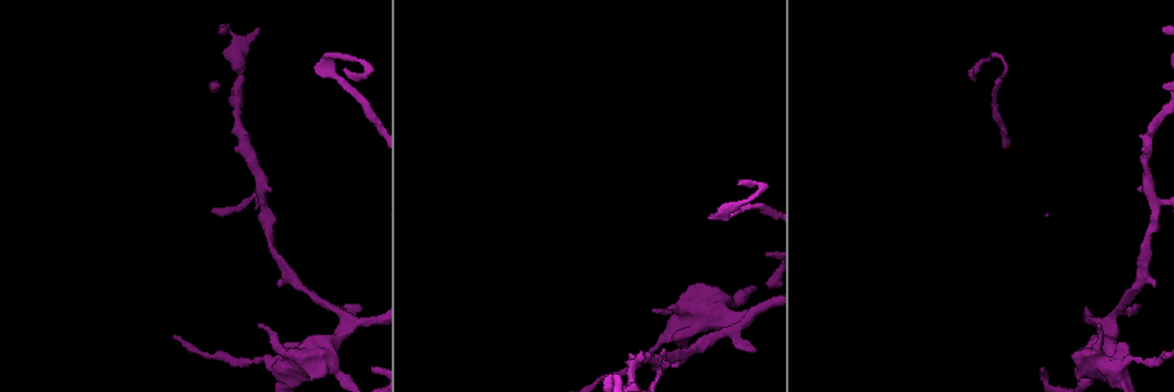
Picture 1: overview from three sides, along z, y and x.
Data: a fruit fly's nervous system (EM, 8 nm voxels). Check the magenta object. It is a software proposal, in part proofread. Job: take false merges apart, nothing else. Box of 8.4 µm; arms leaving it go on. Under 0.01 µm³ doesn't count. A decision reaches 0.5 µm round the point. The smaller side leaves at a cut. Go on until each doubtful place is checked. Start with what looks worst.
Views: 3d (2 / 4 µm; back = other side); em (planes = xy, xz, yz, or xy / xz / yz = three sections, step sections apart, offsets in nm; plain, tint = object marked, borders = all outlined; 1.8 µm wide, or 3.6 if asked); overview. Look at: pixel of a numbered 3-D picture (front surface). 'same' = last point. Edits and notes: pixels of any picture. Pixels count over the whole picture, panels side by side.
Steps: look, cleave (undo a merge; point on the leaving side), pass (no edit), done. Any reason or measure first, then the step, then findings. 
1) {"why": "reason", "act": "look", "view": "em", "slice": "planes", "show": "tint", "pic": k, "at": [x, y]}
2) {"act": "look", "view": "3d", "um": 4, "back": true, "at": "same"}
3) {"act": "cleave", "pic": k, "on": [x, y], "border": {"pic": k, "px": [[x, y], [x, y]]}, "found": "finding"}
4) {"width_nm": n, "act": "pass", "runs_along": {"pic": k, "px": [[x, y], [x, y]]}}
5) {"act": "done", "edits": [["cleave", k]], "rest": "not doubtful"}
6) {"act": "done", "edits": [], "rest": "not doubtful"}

{"why": "sharp bend", "act": "look", "view": "em", "slice": "yz", "step": 4, "show": "tint", "pic": 1, "at": [331, 61]}

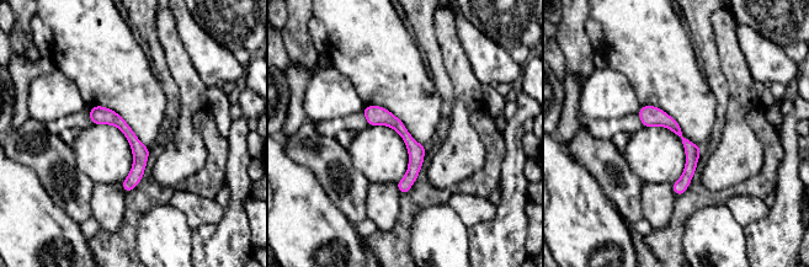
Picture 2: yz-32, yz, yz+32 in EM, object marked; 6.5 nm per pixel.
{"act": "look", "view": "em", "slice": "xy", "step": 16, "show": "tint", "at": "same"}

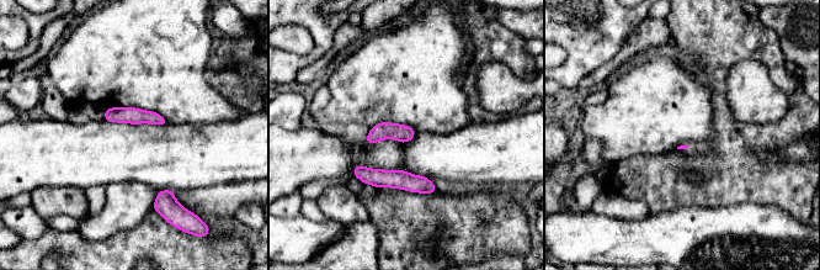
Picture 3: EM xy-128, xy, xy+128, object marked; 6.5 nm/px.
{"width_nm": 30, "act": "pass", "found": "continuous, no second neuron"}

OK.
{"why": "side arm on a straight run", "act": "look", "view": "em", "slice": "planes", "show": "tint", "pic": 1, "at": [660, 365]}

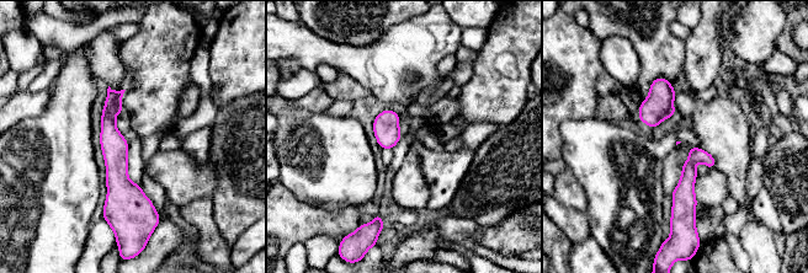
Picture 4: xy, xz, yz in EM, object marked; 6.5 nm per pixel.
{"act": "pass", "runs_along": {"pic": 4, "px": [[110, 92], [116, 177], [150, 208]]}, "found": "continuous, no second neuron"}

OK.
{"act": "look", "view": "3d", "um": 2, "pic": 1, "at": [983, 61]}

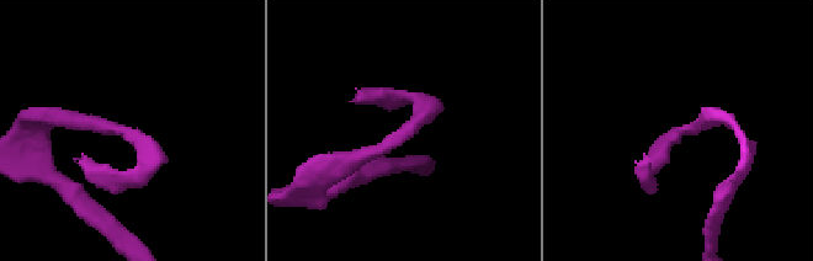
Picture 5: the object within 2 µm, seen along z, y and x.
{"act": "look", "view": "em", "slice": "yz", "step": 8, "show": "tint", "pic": 5, "at": [130, 139]}

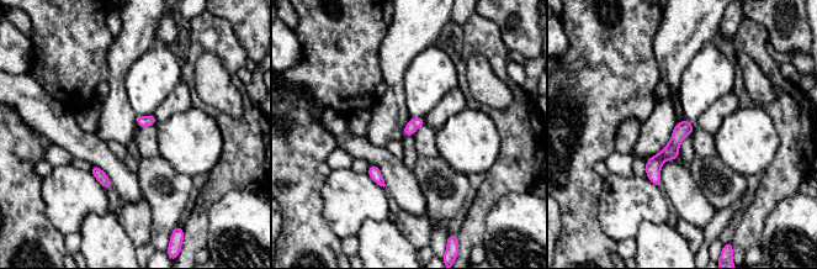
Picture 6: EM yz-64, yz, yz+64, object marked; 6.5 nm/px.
{"why": "another direction", "act": "look", "view": "em", "slice": "planes", "show": "tint", "at": "same"}

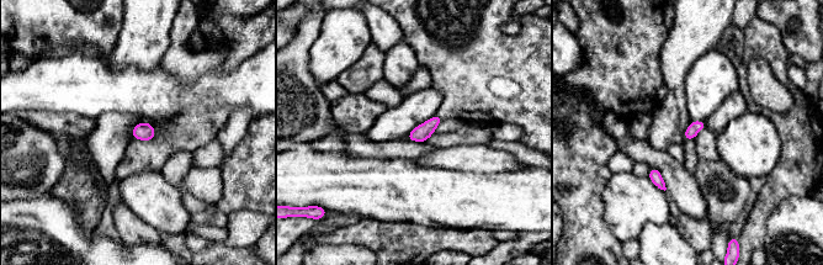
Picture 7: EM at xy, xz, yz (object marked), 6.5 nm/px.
{"act": "pass", "found": "continuous, no second neuron"}

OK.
{"act": "done", "edits": [], "rest": "not doubtful"}

